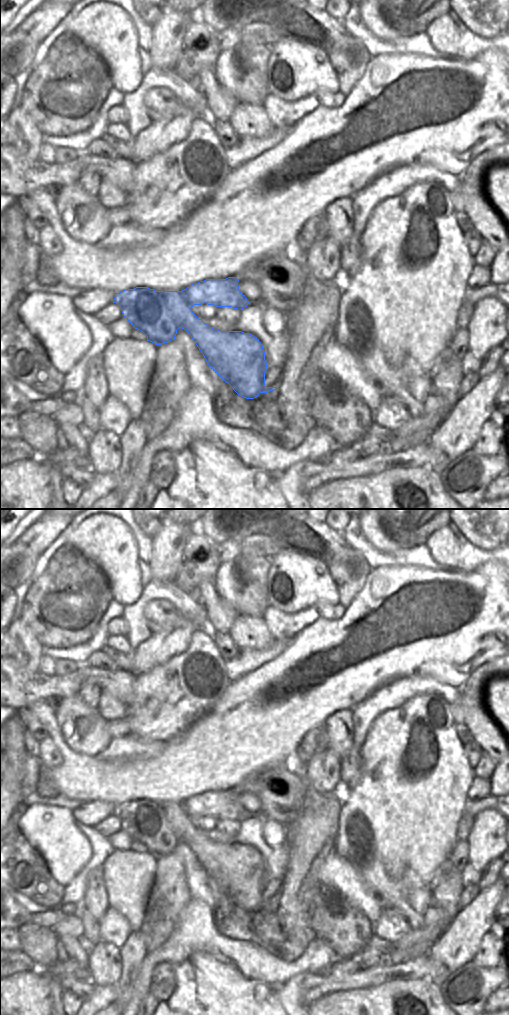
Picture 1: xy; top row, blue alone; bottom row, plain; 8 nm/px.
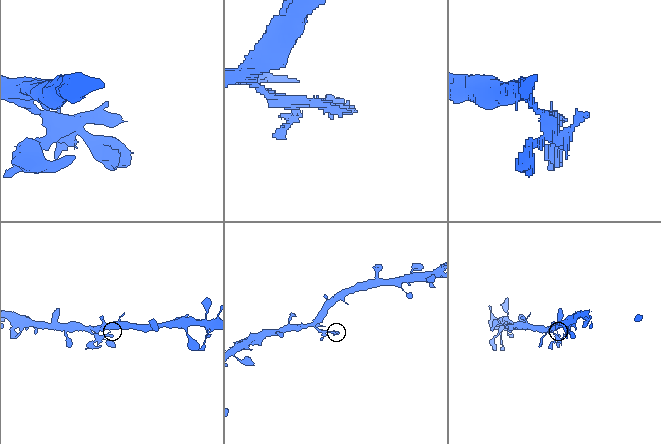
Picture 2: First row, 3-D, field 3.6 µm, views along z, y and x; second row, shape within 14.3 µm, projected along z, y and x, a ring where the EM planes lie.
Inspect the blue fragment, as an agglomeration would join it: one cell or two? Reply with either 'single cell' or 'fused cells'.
single cell

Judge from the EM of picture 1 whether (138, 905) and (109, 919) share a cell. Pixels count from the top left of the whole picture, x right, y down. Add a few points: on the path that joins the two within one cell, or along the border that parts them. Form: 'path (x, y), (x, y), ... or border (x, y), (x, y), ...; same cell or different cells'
border (109, 906), (114, 908), (128, 922), (131, 930); different cells

